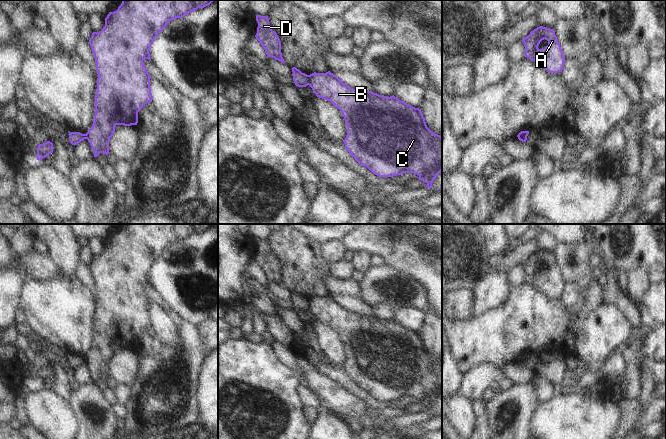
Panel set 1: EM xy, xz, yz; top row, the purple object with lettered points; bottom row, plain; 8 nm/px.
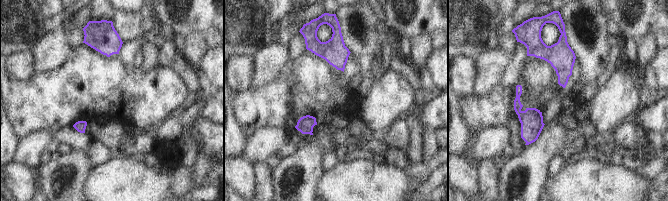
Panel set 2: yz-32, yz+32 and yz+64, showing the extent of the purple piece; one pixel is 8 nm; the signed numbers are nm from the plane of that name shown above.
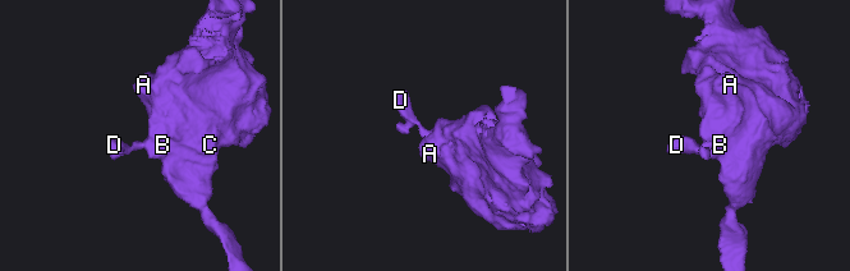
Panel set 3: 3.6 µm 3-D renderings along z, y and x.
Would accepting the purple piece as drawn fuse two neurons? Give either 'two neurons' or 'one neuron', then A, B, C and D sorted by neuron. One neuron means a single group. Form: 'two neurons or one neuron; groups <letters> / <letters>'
two neurons; groups A B C / D

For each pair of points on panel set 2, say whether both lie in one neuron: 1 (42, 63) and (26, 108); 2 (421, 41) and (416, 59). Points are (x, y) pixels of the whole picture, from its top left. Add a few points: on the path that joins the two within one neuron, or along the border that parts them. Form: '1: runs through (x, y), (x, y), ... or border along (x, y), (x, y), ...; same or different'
1: border along (62, 61), (54, 67), (35, 72); different
2: runs through (421, 45), (419, 55); same

